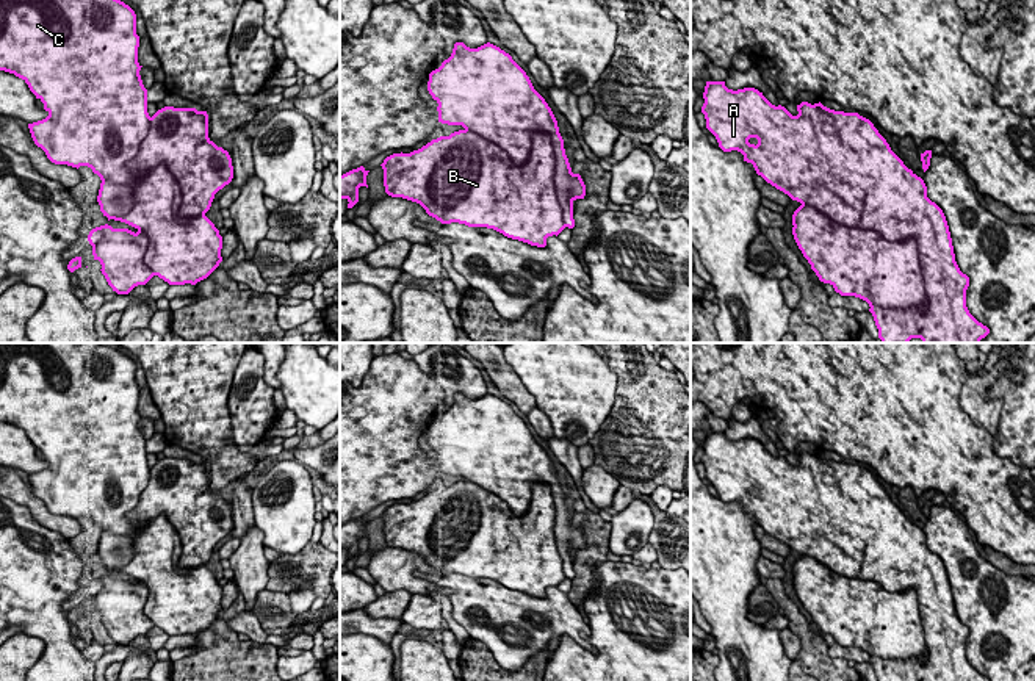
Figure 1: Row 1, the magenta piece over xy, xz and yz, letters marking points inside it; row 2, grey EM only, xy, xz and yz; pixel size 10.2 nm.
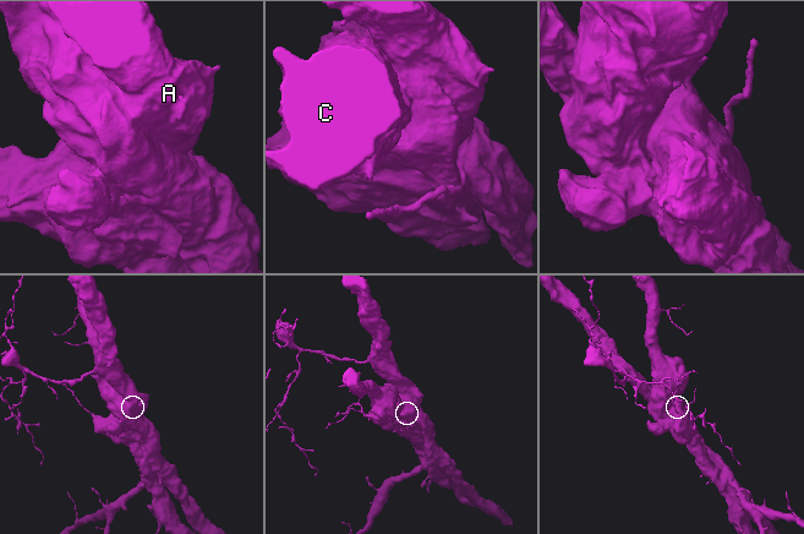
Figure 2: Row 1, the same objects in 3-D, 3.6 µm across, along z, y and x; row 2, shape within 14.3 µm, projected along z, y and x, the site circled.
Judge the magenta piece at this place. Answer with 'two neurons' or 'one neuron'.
two neurons

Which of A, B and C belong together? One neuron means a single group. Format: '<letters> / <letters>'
A B / C

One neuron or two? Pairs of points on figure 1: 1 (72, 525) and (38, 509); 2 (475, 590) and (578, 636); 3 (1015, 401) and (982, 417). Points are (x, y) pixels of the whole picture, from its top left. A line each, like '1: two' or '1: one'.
1: one
2: one
3: two

